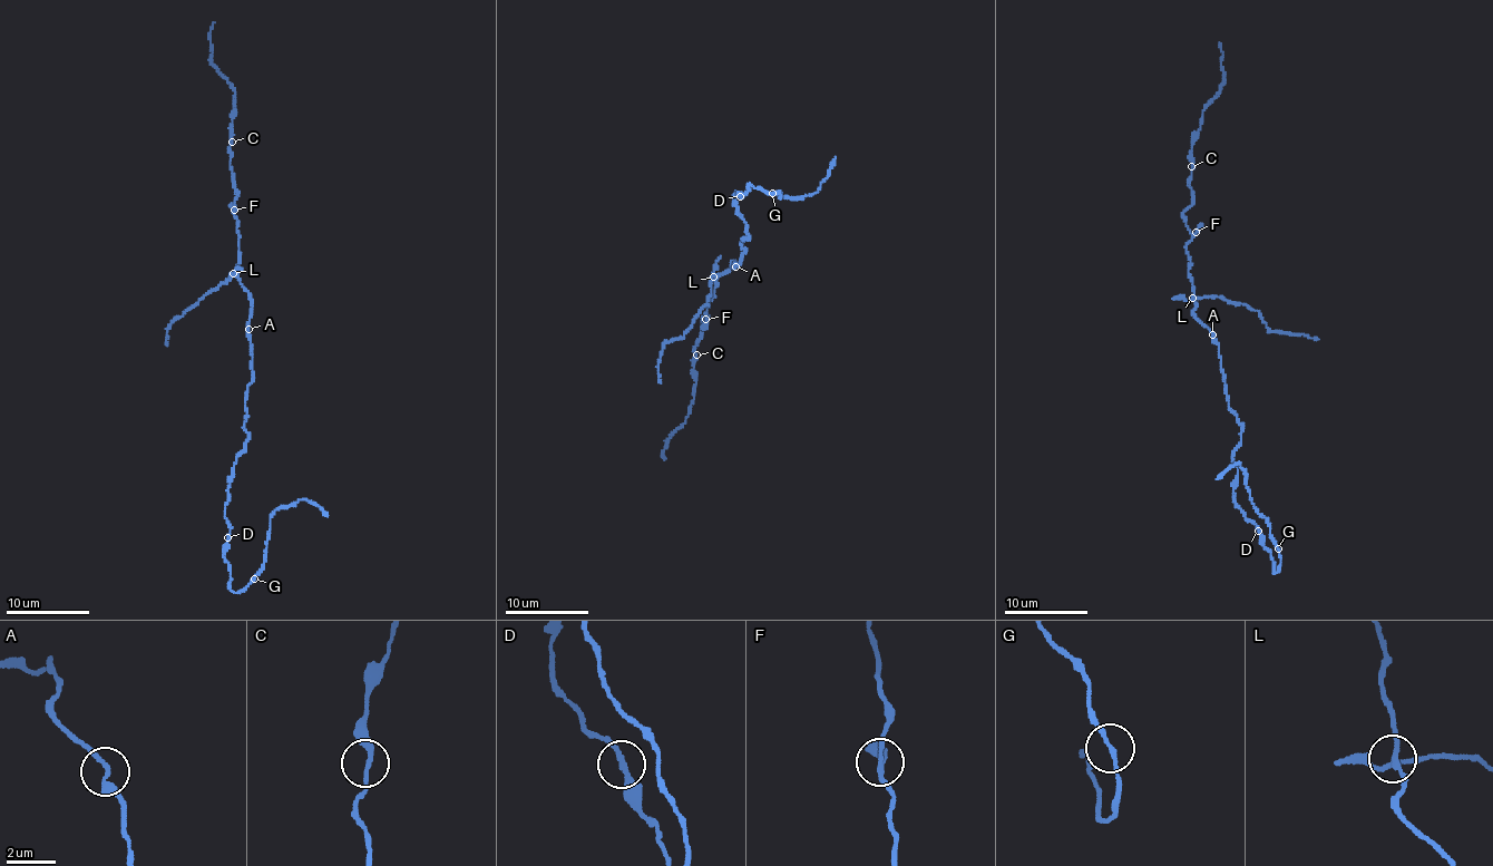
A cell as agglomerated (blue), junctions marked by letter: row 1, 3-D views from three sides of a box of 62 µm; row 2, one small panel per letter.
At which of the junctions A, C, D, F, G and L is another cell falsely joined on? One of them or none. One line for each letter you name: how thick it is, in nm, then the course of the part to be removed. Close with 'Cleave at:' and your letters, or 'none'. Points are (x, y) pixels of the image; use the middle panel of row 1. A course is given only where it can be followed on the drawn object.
L: calibre 190 nm; course (713, 276), (706, 304), (692, 328), (684, 337), (669, 341), (660, 353), (661, 383)
Cleave at: L

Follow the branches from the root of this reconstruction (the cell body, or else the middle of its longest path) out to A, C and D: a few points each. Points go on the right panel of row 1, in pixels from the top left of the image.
A: (1221, 365), (1219, 342), (1212, 334)
C: (1221, 365), (1219, 342), (1193, 312), (1186, 250), (1192, 233), (1183, 214), (1193, 197), (1191, 166)
D: (1221, 365), (1228, 409), (1241, 426), (1241, 445), (1235, 453), (1238, 482), (1233, 502), (1258, 531)

